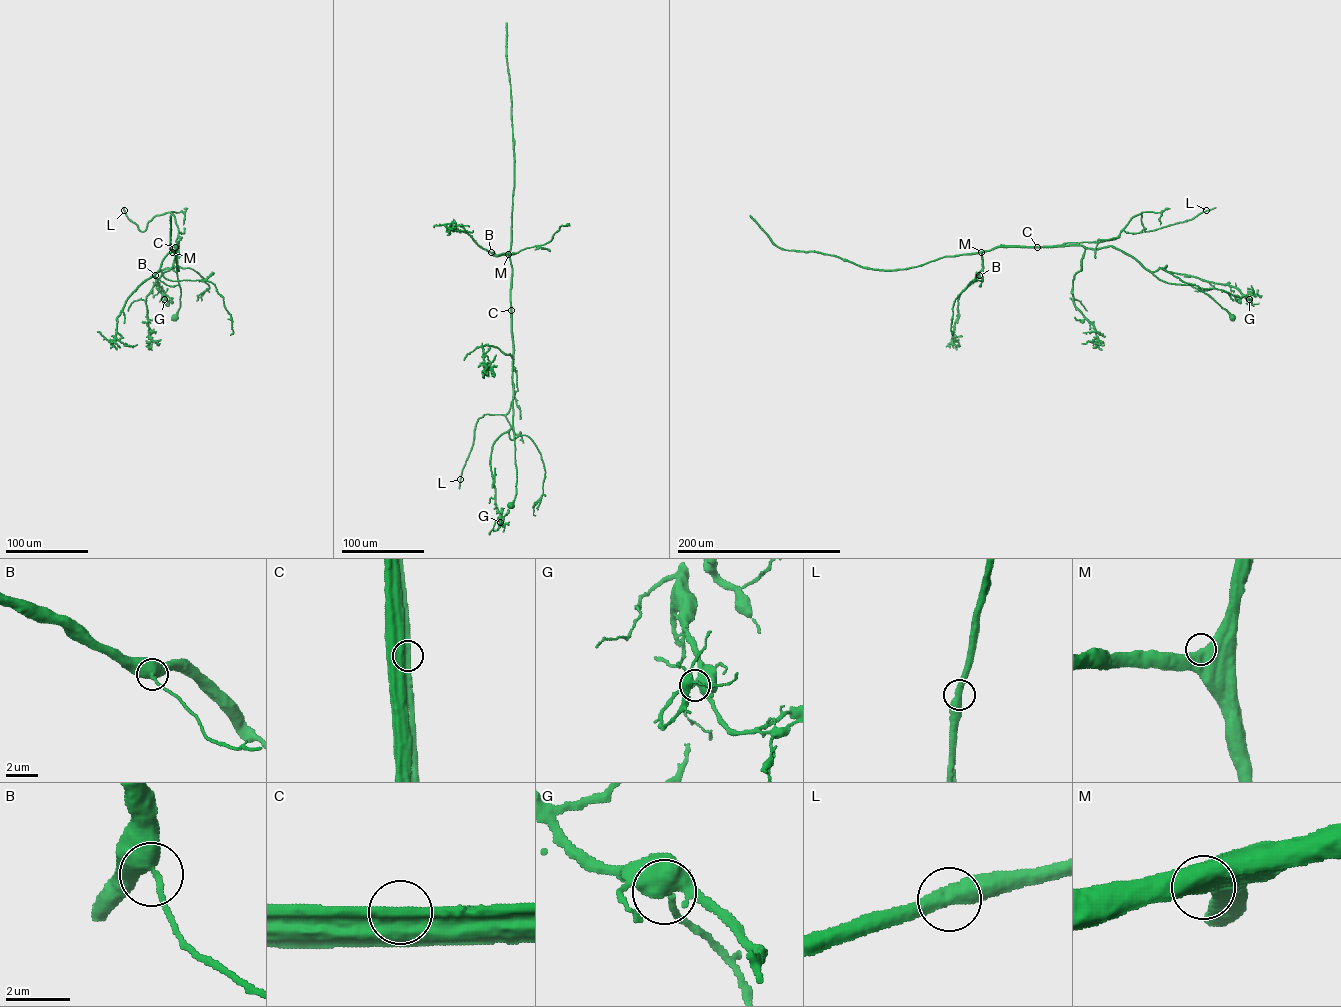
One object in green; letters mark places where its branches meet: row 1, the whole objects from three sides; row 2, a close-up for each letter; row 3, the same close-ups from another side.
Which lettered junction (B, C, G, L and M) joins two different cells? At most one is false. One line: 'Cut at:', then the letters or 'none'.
Cut at: C

